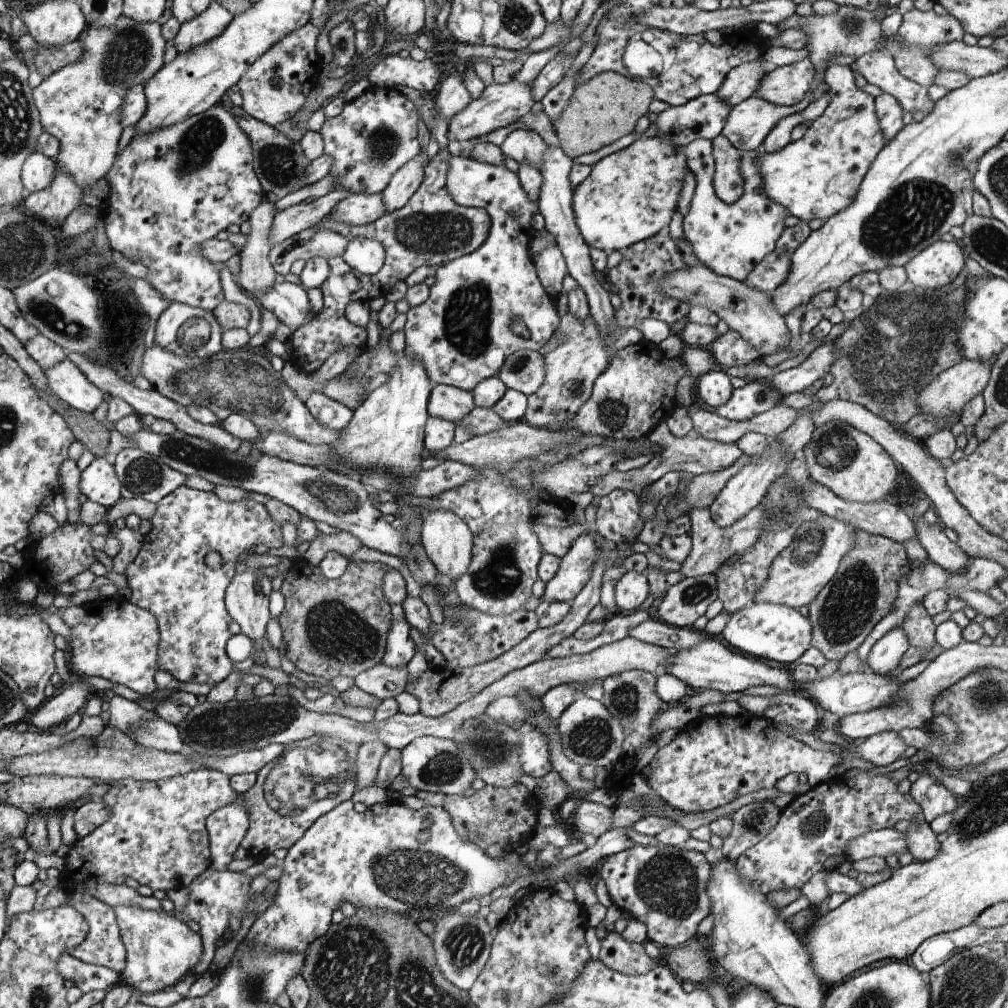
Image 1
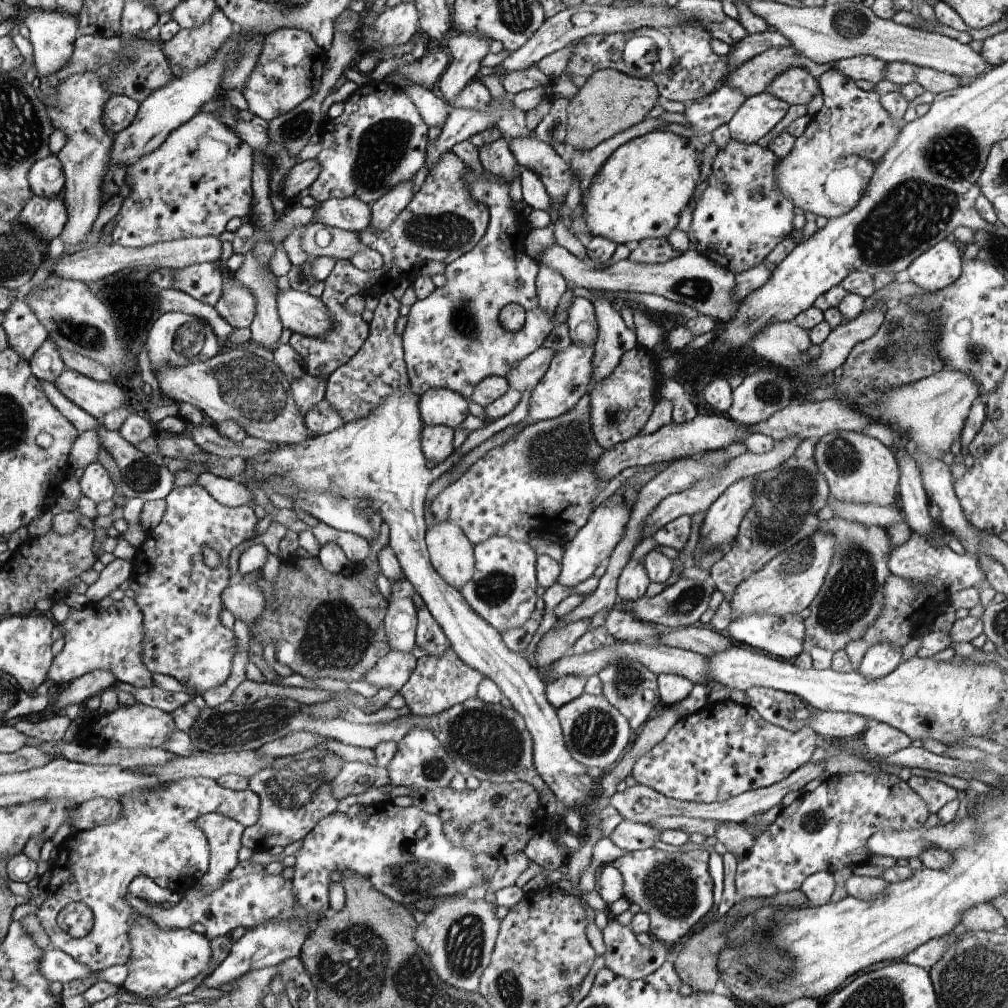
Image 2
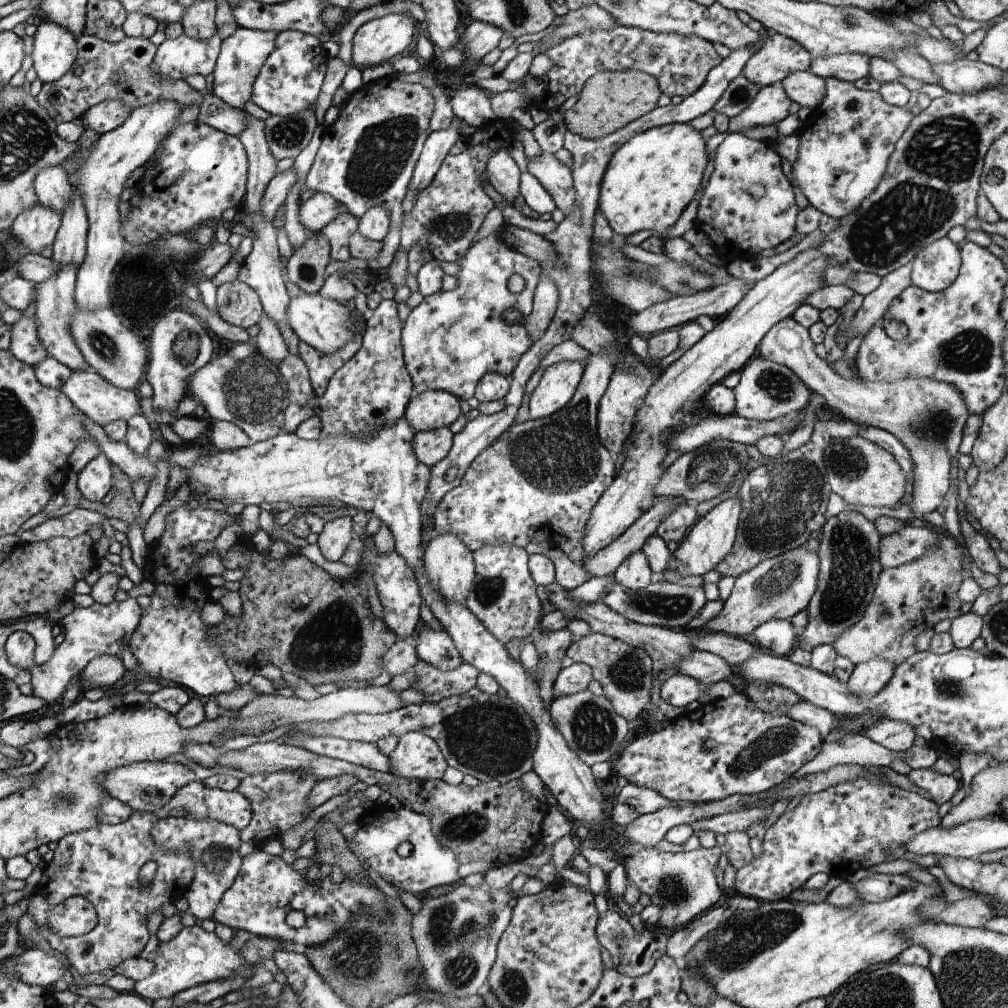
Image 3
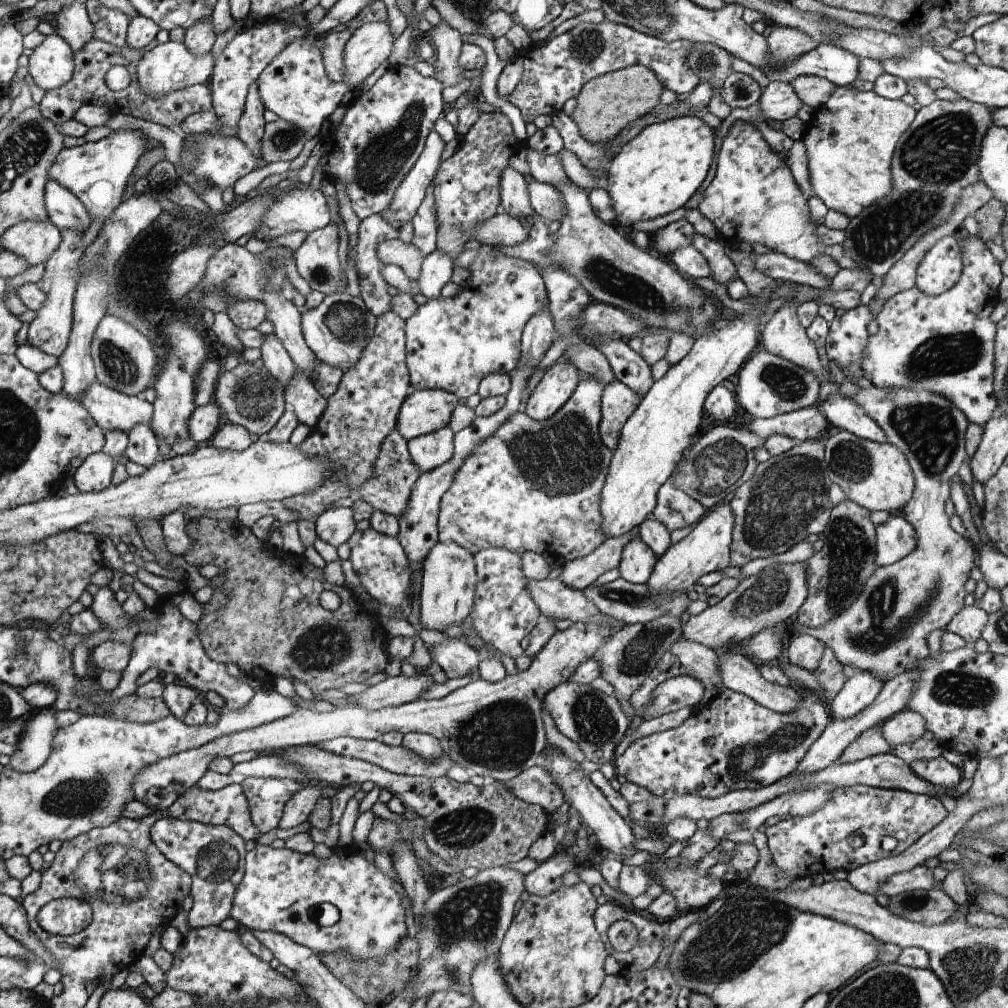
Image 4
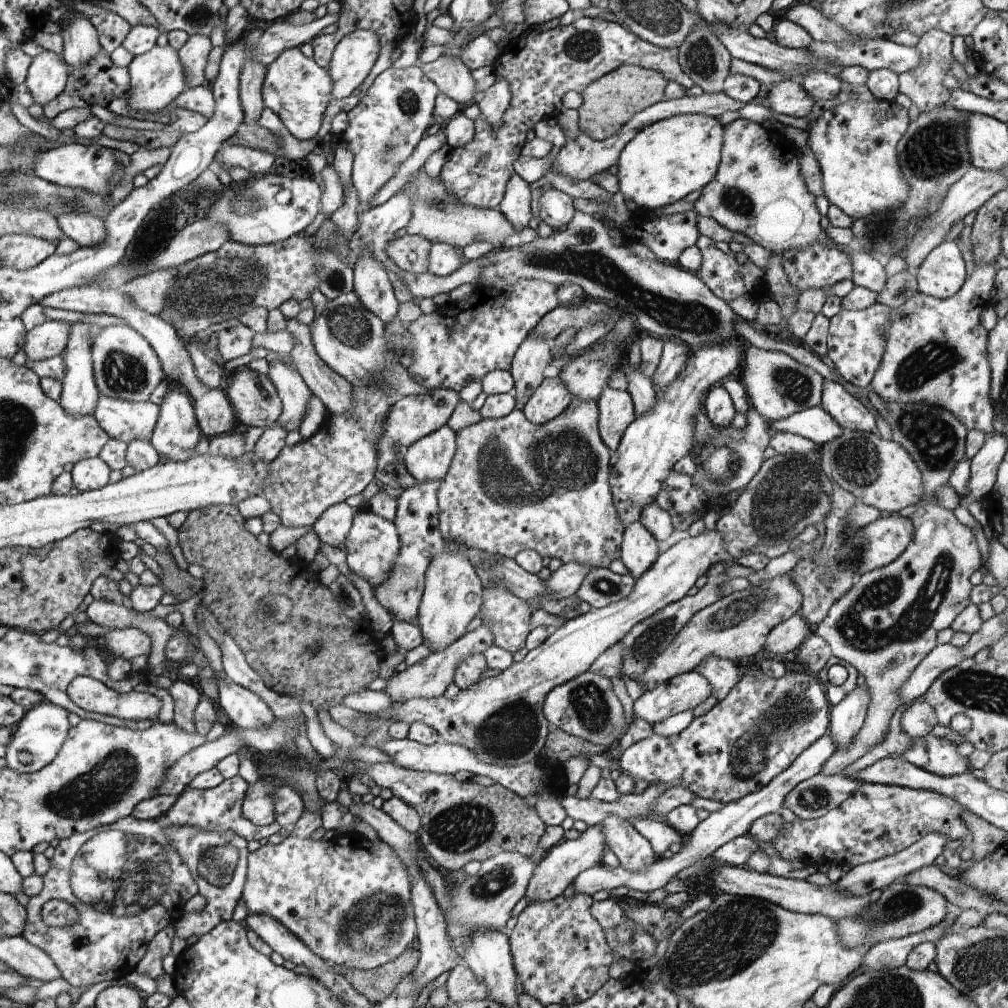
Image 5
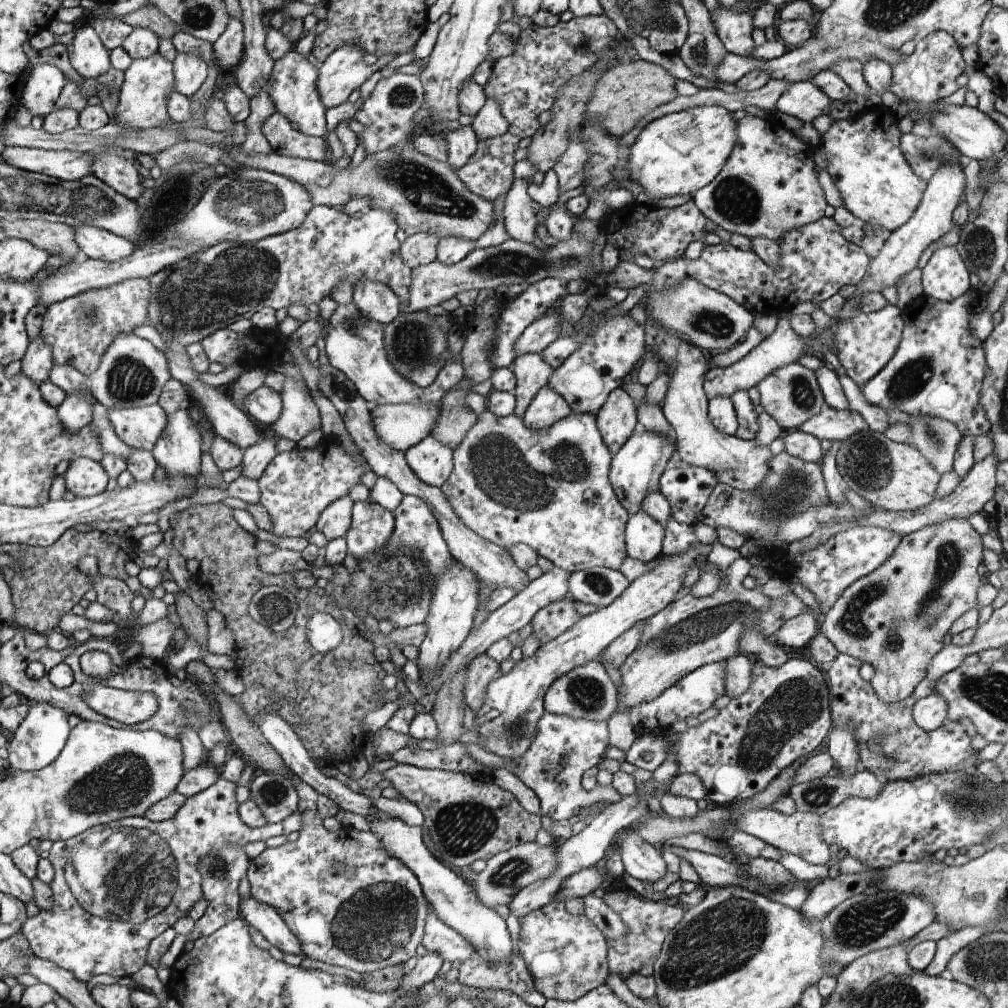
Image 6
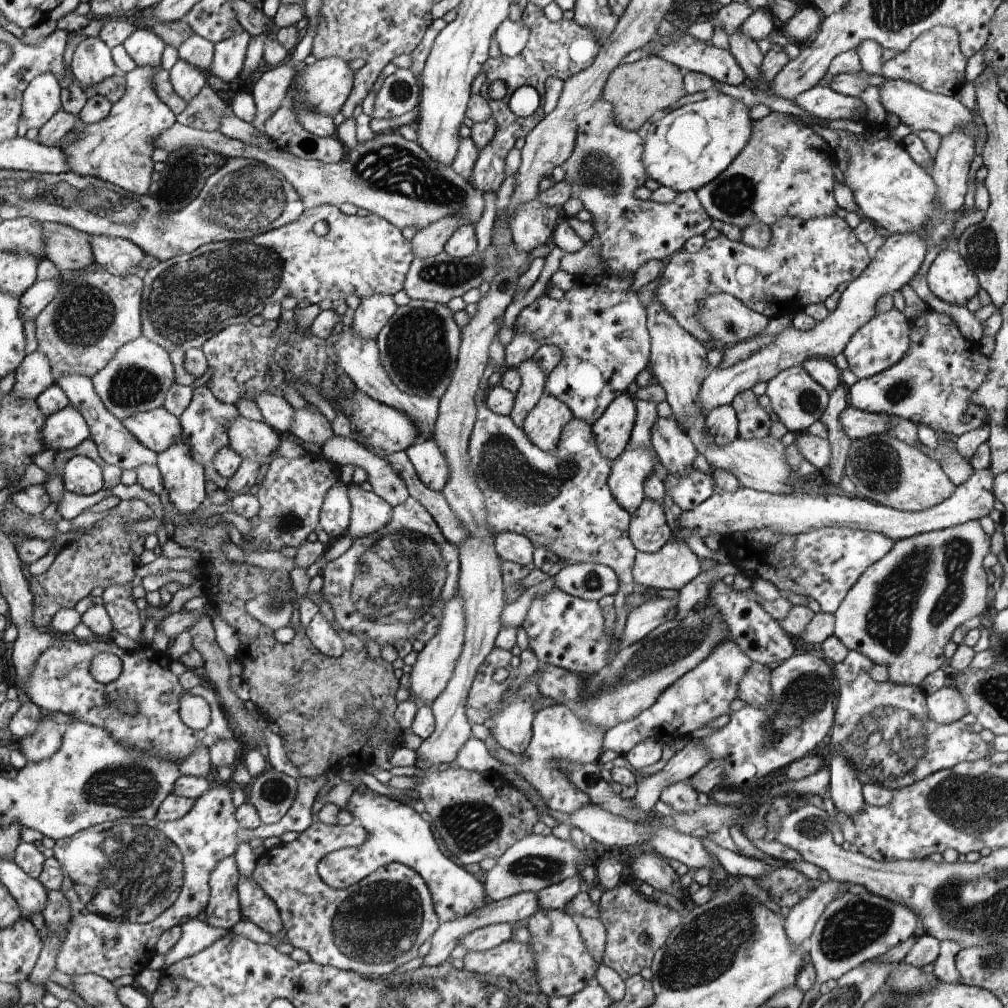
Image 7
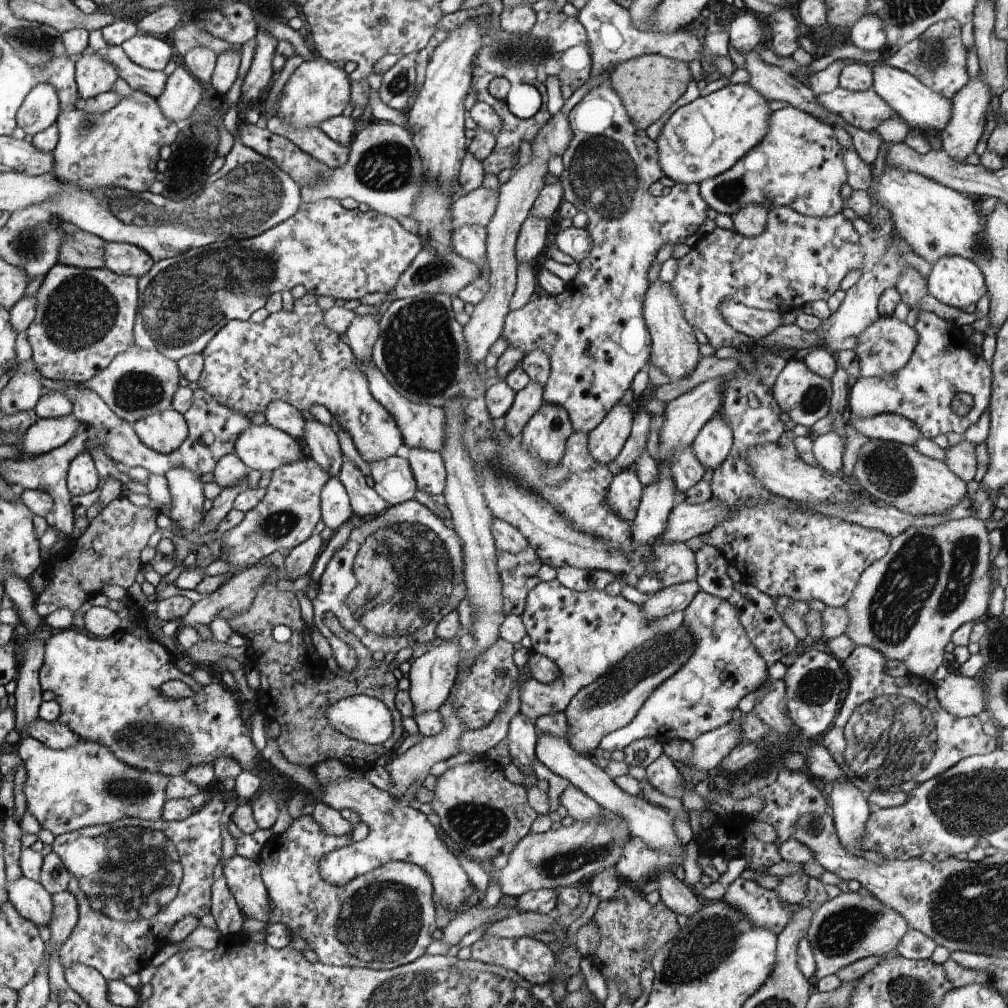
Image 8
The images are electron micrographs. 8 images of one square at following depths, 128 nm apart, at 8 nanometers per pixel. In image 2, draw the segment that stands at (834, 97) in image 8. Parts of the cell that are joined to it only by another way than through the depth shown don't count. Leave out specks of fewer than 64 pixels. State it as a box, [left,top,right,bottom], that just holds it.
[728,91,789,143]

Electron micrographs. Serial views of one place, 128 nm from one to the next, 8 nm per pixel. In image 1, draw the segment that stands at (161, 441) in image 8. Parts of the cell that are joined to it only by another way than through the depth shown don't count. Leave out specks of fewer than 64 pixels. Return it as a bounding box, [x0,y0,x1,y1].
[44,360,104,413]

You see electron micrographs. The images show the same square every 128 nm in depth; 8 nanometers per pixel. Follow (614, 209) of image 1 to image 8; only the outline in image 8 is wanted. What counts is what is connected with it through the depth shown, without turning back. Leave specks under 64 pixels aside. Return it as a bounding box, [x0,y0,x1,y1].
[654,83,772,185]

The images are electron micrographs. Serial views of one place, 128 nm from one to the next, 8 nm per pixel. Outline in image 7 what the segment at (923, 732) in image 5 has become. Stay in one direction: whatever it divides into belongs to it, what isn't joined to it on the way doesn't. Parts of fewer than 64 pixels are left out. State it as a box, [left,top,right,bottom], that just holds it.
[927,685,969,723]

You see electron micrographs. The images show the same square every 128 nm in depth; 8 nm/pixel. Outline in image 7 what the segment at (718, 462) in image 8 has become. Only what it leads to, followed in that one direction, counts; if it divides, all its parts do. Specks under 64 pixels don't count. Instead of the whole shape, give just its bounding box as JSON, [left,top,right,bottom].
[705,405,740,444]

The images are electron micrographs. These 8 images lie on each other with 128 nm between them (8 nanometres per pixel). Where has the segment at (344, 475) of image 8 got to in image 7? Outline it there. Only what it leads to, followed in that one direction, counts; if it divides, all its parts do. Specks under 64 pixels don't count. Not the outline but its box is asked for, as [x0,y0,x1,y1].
[347,483,393,539]

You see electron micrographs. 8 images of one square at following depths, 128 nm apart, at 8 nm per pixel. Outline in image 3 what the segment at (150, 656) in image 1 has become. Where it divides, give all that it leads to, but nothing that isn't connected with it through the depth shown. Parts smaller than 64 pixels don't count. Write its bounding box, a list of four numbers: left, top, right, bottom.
[30,597,143,704]

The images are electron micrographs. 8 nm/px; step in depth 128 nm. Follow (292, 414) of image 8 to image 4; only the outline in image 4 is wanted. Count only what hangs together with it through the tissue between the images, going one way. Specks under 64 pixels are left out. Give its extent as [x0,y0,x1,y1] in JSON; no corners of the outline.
[213,360,290,438]

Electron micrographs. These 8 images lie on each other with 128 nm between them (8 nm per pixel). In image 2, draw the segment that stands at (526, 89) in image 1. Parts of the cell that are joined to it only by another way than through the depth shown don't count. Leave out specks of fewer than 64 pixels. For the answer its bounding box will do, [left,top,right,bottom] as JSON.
[426,99,534,172]

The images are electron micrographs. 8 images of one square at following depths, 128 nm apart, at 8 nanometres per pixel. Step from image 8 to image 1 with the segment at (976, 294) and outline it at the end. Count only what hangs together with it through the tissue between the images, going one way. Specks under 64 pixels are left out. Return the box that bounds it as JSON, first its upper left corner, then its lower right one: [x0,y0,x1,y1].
[904,241,966,290]

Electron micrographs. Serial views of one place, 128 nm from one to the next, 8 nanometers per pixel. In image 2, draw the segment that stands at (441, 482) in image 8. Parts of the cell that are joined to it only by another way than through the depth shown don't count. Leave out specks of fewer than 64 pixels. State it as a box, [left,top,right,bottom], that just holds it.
[421,425,455,464]

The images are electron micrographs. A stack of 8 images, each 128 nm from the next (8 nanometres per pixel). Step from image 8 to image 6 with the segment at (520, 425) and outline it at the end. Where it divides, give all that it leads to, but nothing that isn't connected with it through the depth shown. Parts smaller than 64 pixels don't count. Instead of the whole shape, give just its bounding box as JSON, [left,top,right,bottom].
[513,353,554,418]

